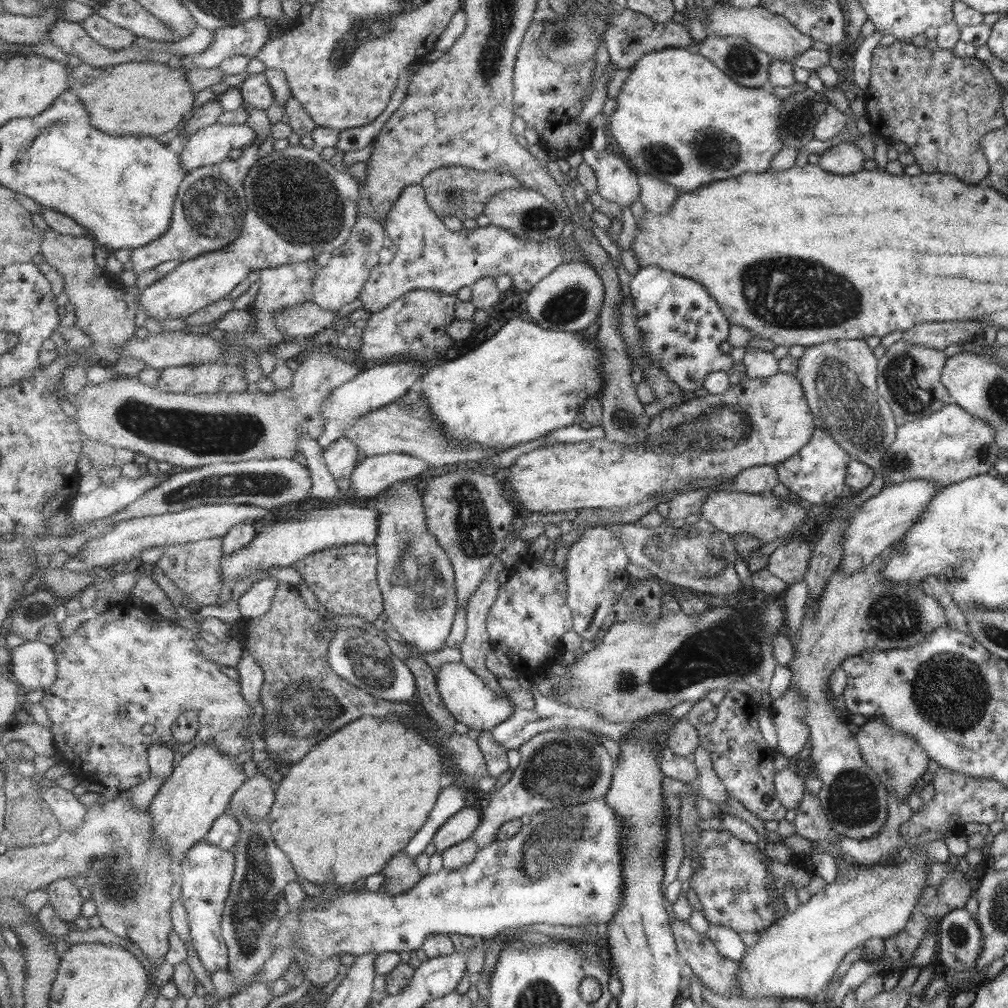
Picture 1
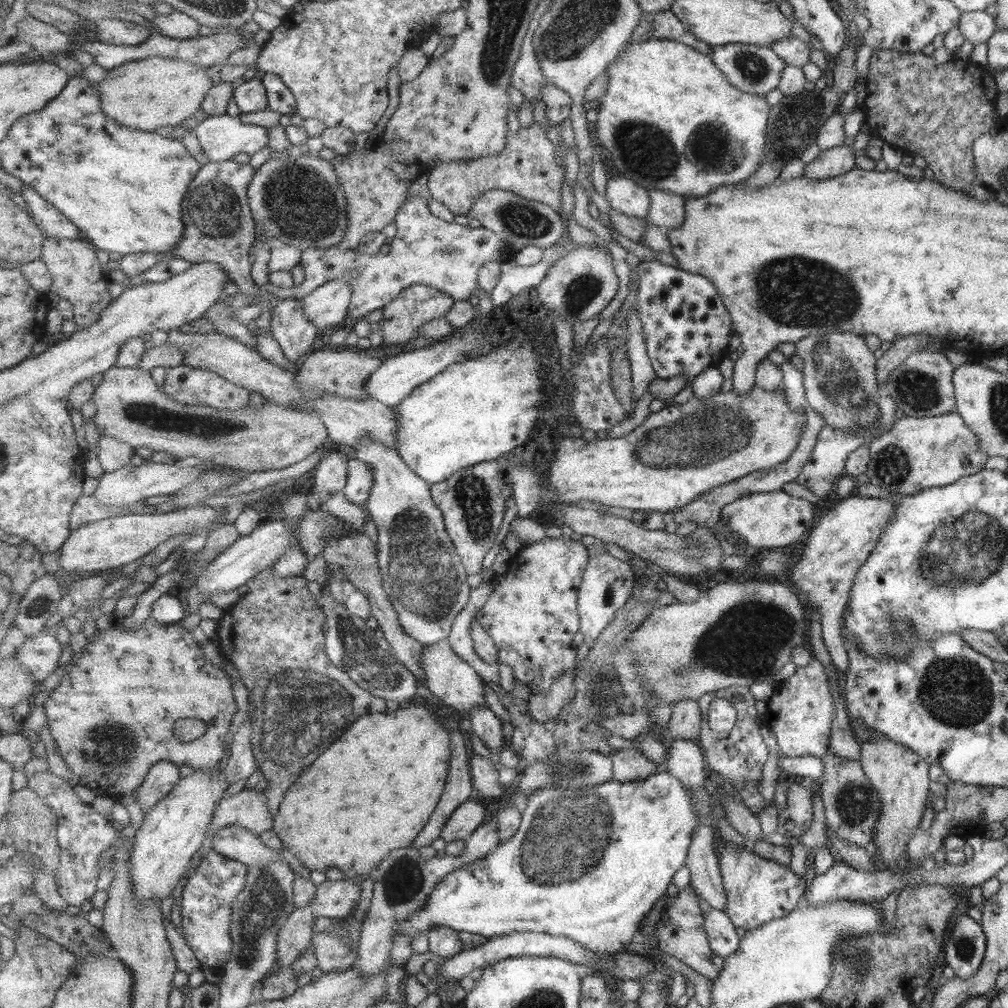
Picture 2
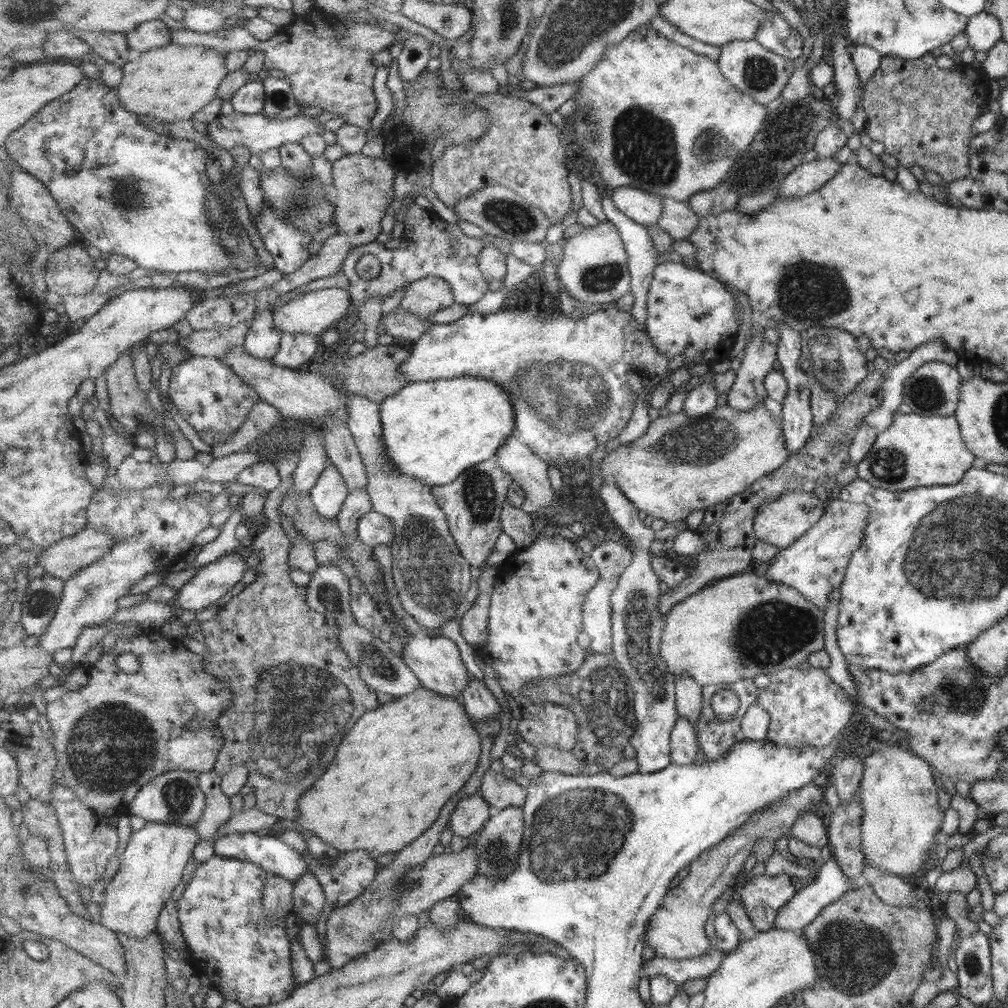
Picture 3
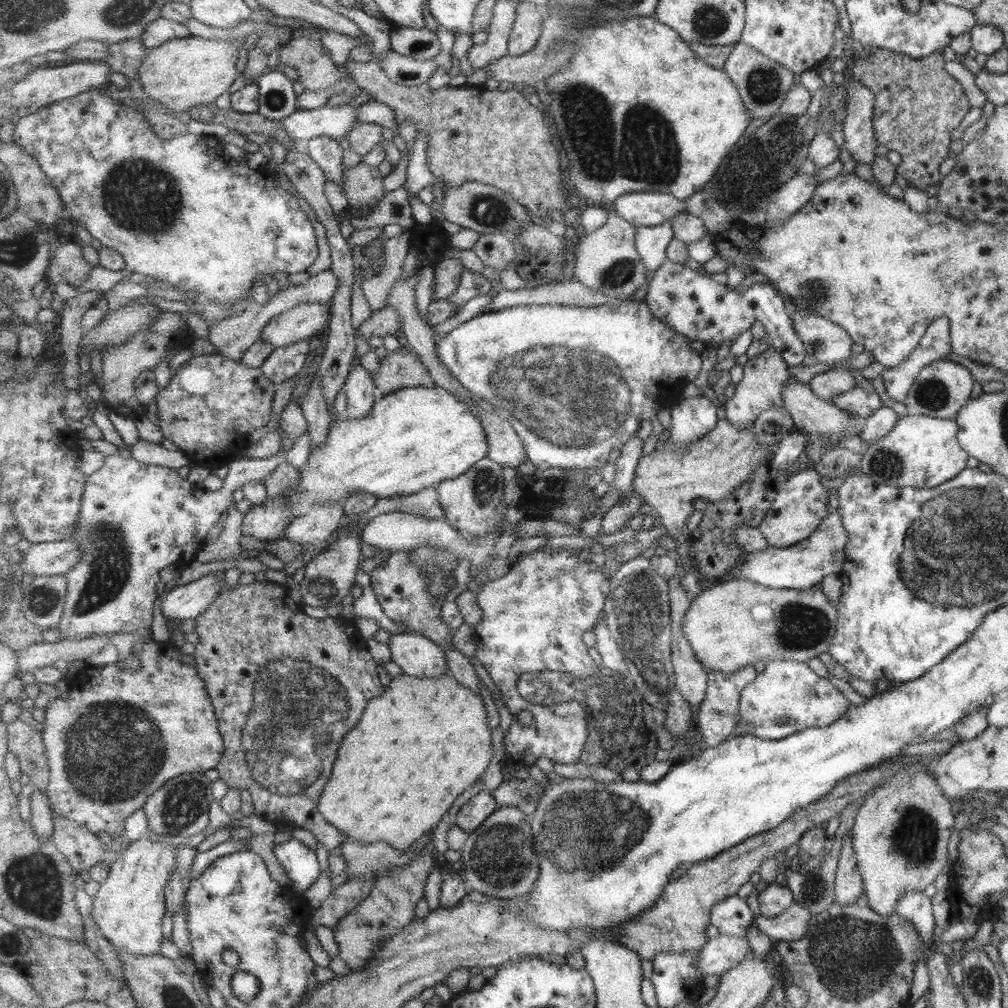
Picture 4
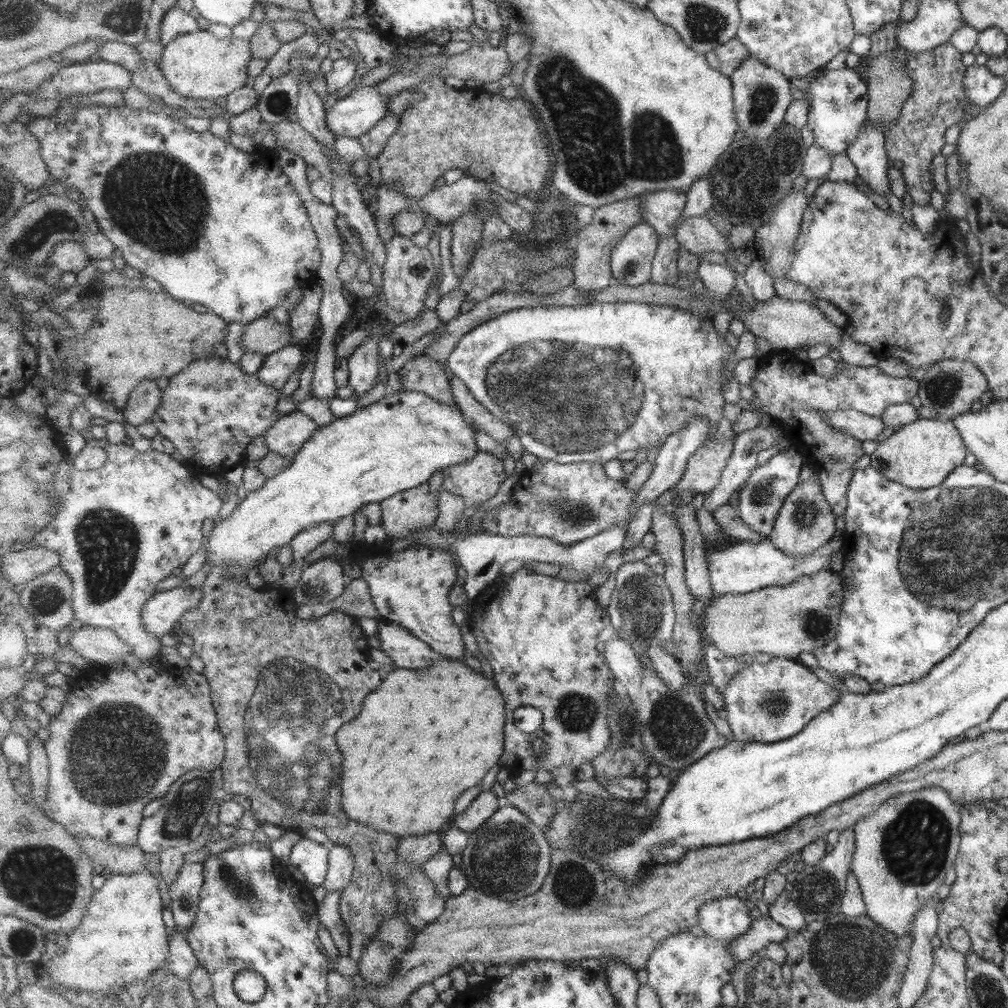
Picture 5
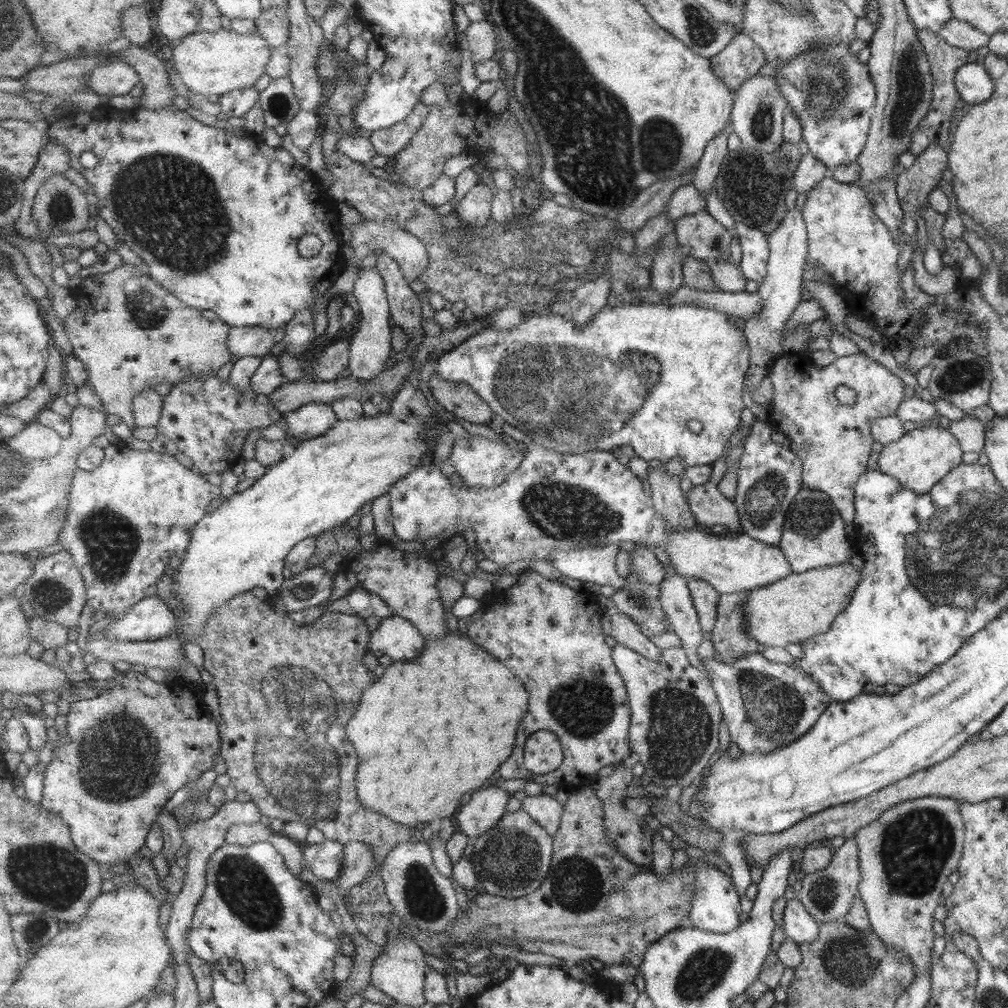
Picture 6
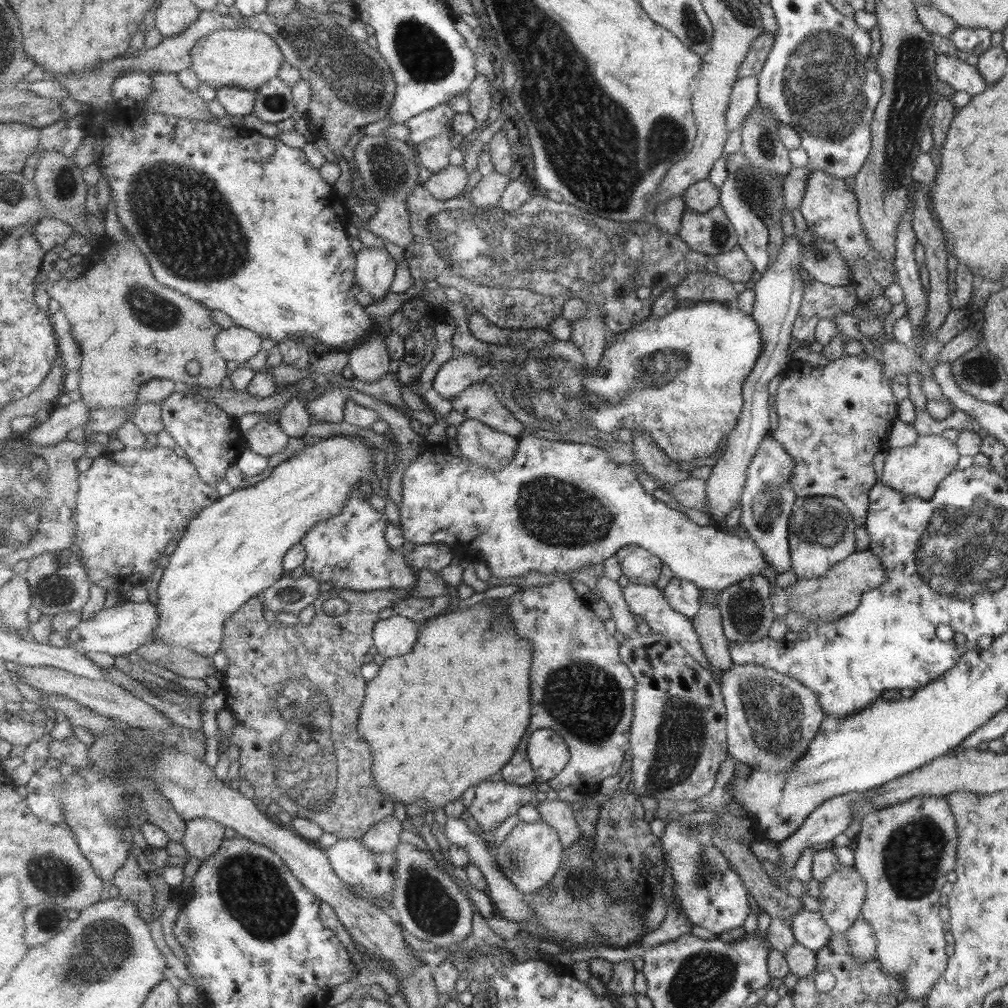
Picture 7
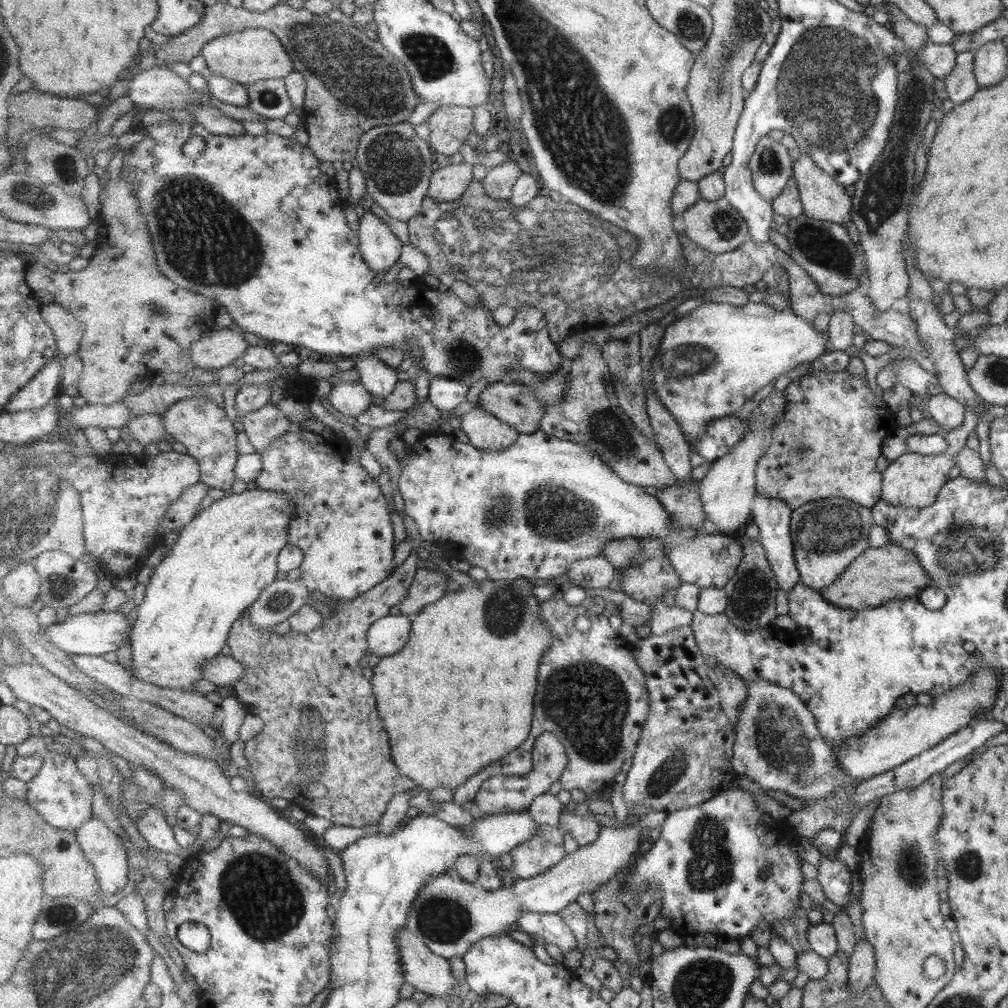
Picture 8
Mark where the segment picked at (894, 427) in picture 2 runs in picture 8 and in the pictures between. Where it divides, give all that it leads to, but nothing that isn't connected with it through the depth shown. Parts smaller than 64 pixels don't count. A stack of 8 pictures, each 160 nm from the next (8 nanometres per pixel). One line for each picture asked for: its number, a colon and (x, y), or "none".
3: (913, 451)
4: (919, 451)
5: (920, 454)
6: (920, 457)
7: (915, 470)
8: (911, 480)

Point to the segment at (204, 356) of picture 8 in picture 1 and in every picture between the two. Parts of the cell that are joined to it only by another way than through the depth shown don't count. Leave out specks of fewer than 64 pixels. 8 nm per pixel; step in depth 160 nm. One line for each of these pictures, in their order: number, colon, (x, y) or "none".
1: (344, 277)
2: (328, 305)
3: (315, 312)
4: (304, 321)
5: (266, 336)
6: (243, 341)
7: (236, 343)

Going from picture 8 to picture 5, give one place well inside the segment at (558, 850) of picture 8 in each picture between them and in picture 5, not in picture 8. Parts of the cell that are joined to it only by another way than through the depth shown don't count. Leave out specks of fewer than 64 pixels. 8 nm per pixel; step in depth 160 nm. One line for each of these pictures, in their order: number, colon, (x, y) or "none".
5: (510, 857)
6: (514, 858)
7: (531, 856)

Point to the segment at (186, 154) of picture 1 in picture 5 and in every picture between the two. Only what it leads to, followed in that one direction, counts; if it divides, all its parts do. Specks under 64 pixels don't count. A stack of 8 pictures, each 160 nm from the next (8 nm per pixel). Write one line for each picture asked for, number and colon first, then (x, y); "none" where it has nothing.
2: (221, 137)
3: (257, 132)
4: (337, 122)
5: (356, 114)

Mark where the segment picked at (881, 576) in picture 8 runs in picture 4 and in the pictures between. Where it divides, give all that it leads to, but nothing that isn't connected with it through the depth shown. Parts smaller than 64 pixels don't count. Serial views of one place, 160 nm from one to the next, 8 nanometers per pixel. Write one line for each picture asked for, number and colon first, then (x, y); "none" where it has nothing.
4: (732, 623)
5: (781, 621)
6: (791, 610)
7: (836, 592)

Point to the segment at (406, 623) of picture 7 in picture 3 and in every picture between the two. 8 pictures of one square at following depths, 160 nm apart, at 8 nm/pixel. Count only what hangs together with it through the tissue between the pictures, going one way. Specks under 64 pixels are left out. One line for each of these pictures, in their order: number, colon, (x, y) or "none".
3: (436, 661)
4: (419, 656)
5: (407, 651)
6: (397, 637)

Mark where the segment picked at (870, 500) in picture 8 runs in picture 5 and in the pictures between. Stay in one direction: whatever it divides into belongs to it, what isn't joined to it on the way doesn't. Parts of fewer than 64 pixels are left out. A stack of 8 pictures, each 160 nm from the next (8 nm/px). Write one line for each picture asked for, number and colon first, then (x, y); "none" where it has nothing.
5: (785, 388)
6: (832, 441)
7: (832, 420)

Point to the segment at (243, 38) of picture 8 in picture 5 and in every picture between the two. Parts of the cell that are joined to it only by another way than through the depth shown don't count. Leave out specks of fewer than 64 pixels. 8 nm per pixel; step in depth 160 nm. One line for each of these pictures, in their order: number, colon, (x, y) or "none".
5: (199, 65)
6: (209, 63)
7: (247, 58)

